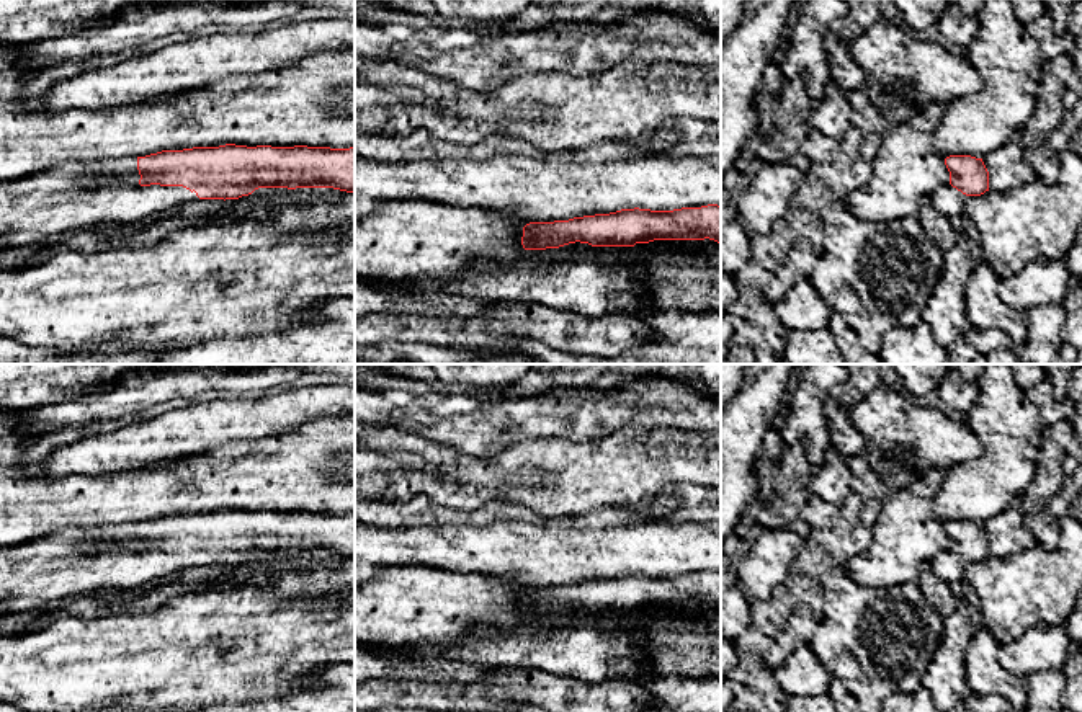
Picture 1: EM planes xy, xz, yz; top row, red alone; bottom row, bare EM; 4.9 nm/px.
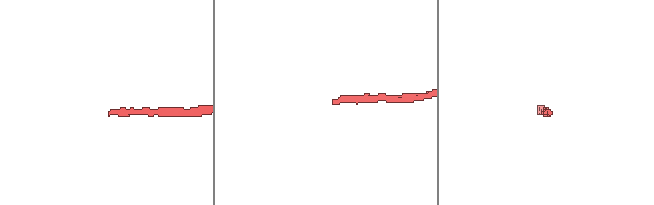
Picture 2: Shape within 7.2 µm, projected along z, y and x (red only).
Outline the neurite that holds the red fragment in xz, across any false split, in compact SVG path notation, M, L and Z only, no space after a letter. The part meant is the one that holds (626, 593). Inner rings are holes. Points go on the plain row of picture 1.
M721 572L673 576L621 575L554 588L530 588L523 593L525 616L559 614L569 609L592 612L634 612L654 606L714 606L721 609Z

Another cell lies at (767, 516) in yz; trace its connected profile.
M801 444L785 446L775 467L775 492L762 503L755 523L765 529L786 527L807 537L809 527L803 518L811 501L809 480L814 465Z

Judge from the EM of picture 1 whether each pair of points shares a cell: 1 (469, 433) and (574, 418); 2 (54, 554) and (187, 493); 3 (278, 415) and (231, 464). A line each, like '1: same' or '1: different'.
1: same
2: different
3: different

